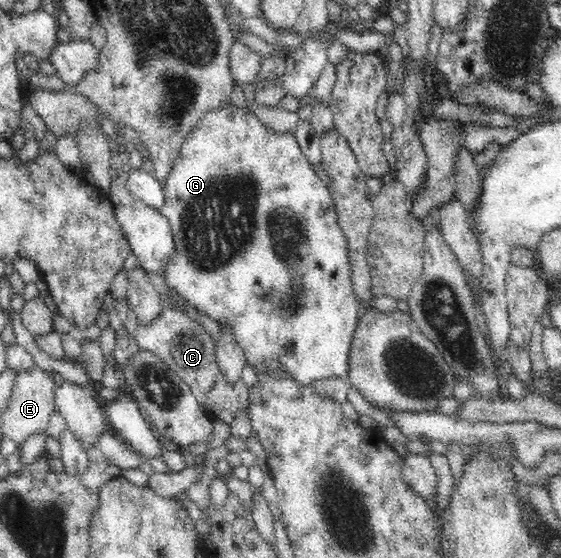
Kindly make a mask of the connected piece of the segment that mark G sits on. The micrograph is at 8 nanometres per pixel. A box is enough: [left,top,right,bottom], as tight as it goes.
[159,101,360,385]

